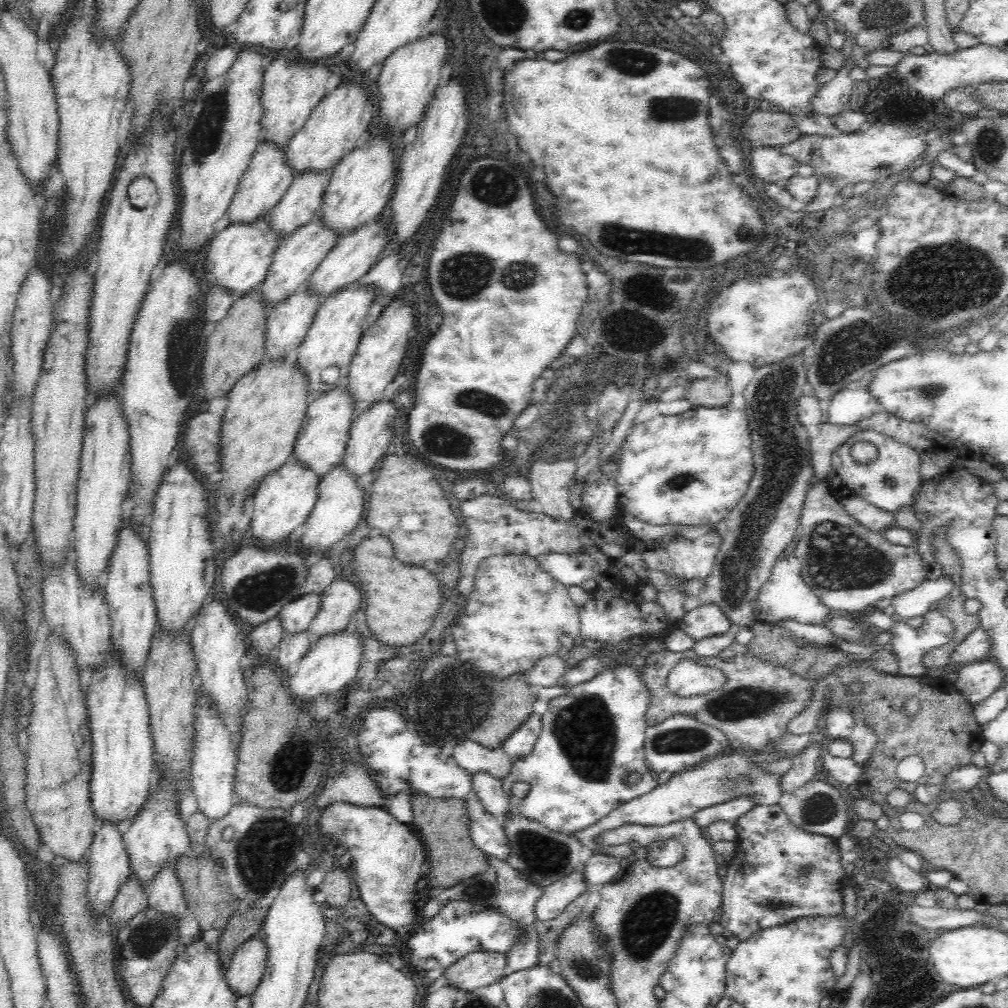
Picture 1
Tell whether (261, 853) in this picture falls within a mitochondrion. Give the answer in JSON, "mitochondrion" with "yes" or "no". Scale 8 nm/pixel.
{"mitochondrion":"yes"}

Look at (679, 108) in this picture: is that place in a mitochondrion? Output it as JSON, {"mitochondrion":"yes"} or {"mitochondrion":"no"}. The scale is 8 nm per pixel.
{"mitochondrion":"yes"}

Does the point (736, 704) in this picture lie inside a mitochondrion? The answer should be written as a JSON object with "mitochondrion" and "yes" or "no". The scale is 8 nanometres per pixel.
{"mitochondrion":"yes"}

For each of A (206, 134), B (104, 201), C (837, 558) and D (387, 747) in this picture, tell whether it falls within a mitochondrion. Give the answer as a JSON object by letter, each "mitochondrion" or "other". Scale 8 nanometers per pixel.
{"A":"mitochondrion","B":"other","C":"mitochondrion","D":"other"}

